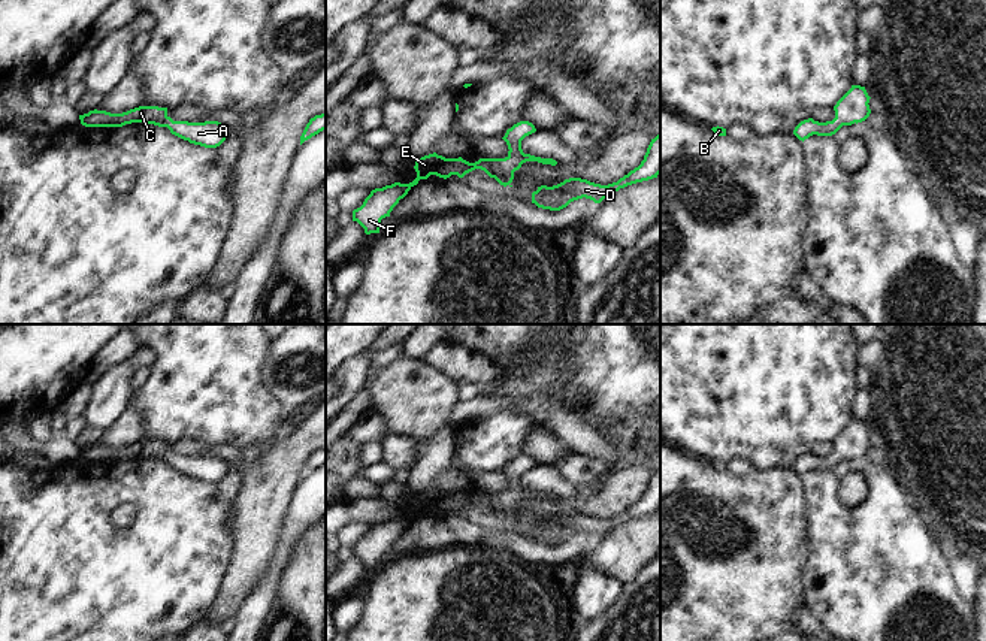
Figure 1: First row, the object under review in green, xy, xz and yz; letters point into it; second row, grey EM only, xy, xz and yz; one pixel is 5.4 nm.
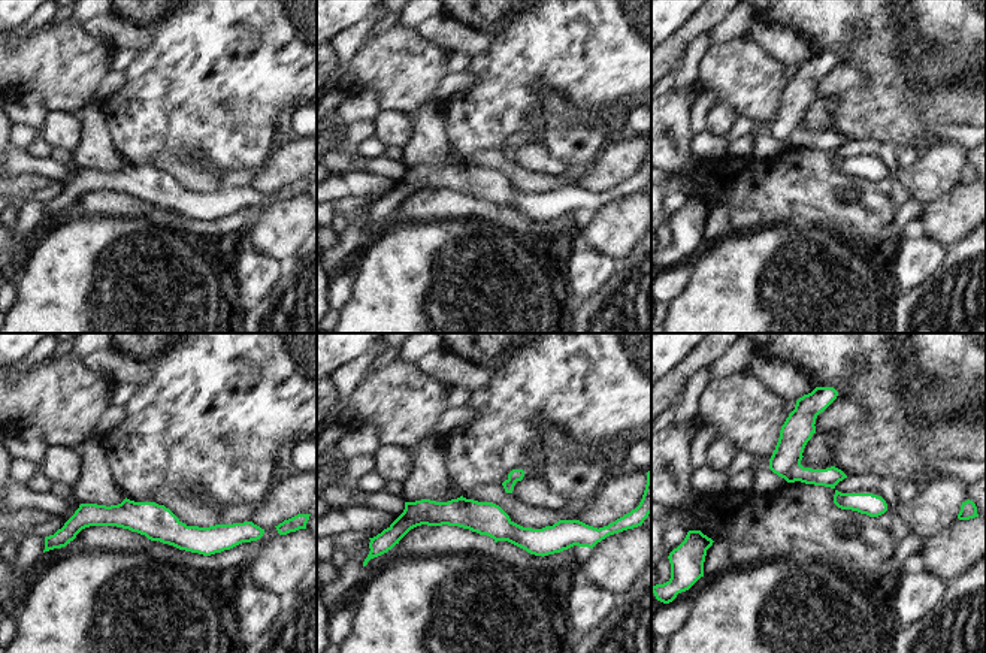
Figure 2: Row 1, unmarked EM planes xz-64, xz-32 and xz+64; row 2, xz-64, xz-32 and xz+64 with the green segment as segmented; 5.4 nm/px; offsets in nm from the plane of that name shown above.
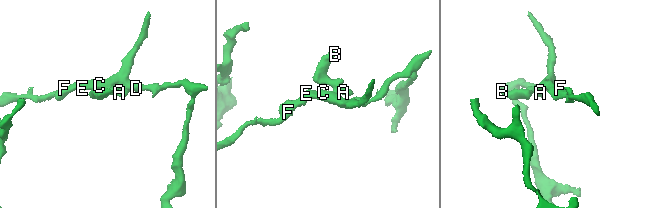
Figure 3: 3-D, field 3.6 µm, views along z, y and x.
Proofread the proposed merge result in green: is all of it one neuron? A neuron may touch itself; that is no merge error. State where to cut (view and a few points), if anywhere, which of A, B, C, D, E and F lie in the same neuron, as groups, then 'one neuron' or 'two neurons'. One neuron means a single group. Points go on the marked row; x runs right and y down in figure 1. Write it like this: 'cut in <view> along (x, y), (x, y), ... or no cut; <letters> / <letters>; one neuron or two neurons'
no cut; A B C D E F; one neuron

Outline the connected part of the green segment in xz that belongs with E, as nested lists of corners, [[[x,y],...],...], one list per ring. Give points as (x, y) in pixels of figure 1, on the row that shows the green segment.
[[[520,121],[508,128],[502,137],[509,149],[505,158],[480,158],[475,163],[469,163],[462,157],[445,158],[436,152],[424,155],[415,160],[414,169],[417,172],[417,178],[412,182],[394,182],[391,185],[372,190],[363,205],[353,211],[353,221],[357,221],[365,229],[366,235],[379,233],[381,220],[390,217],[390,212],[399,200],[403,199],[420,179],[427,179],[430,175],[436,175],[444,179],[451,175],[463,178],[466,173],[481,169],[490,178],[494,178],[500,185],[512,187],[511,182],[514,179],[514,172],[518,170],[526,161],[556,166],[557,161],[553,158],[541,158],[523,152],[521,140],[535,131],[535,126],[529,121]]]

